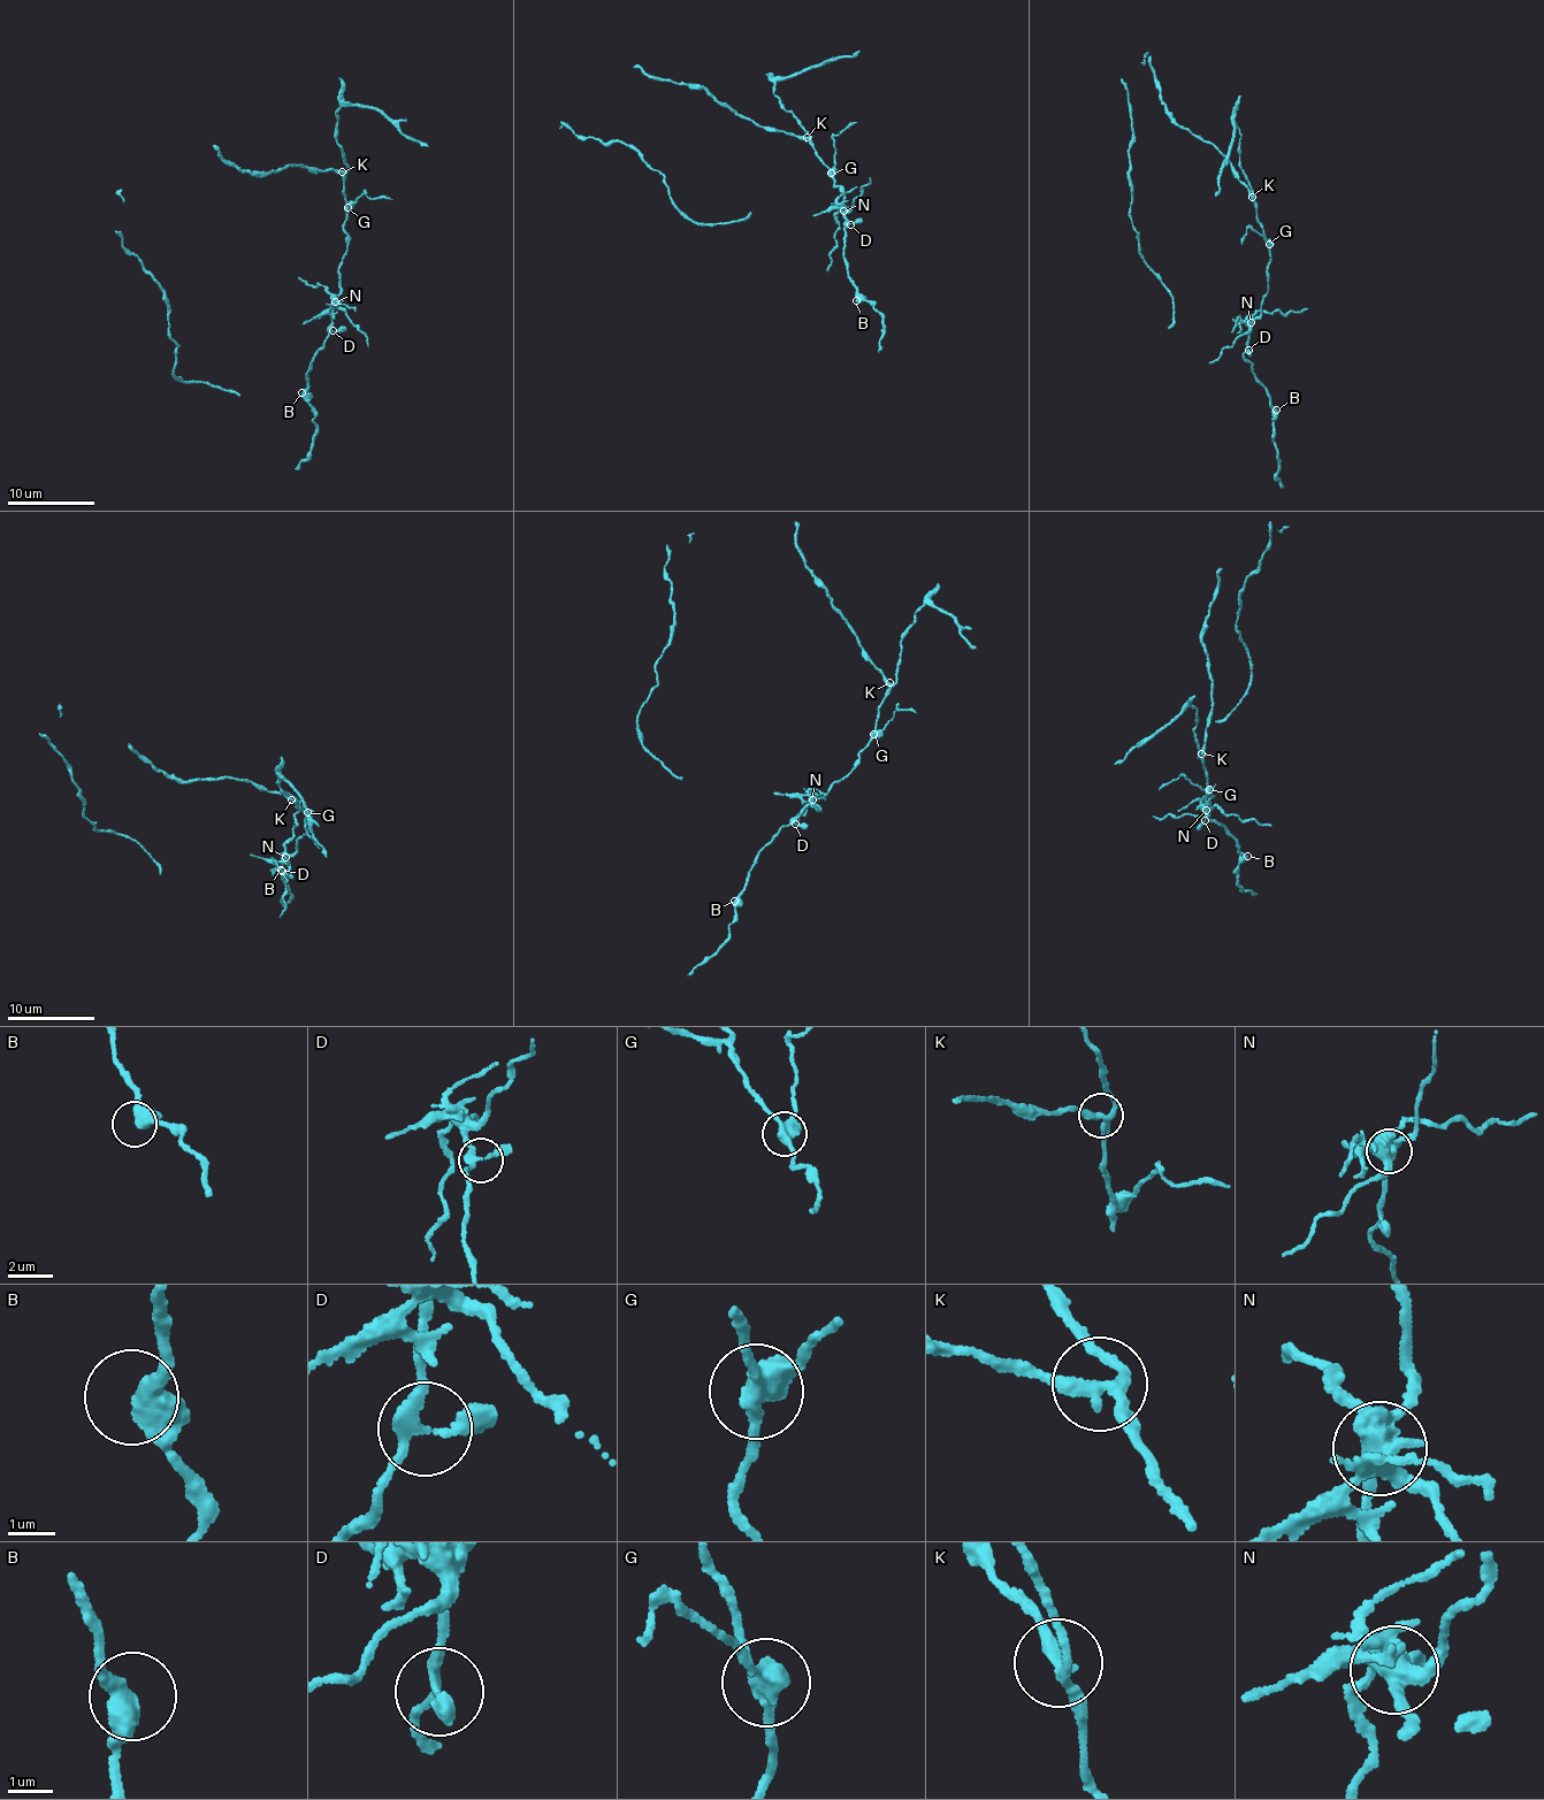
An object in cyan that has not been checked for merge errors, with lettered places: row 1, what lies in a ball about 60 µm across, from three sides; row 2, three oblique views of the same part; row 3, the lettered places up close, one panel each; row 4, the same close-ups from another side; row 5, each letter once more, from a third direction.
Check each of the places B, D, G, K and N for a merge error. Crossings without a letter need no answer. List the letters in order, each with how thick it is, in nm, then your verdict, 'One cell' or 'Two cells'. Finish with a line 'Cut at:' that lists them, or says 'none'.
B: Thickness 360 nm. One cell
D: Thickness 240 nm. One cell
G: Thickness 400 nm. Two cells
K: Thickness 240 nm. Two cells
N: Thickness 480 nm. Two cells
Cut at: G, K, N

